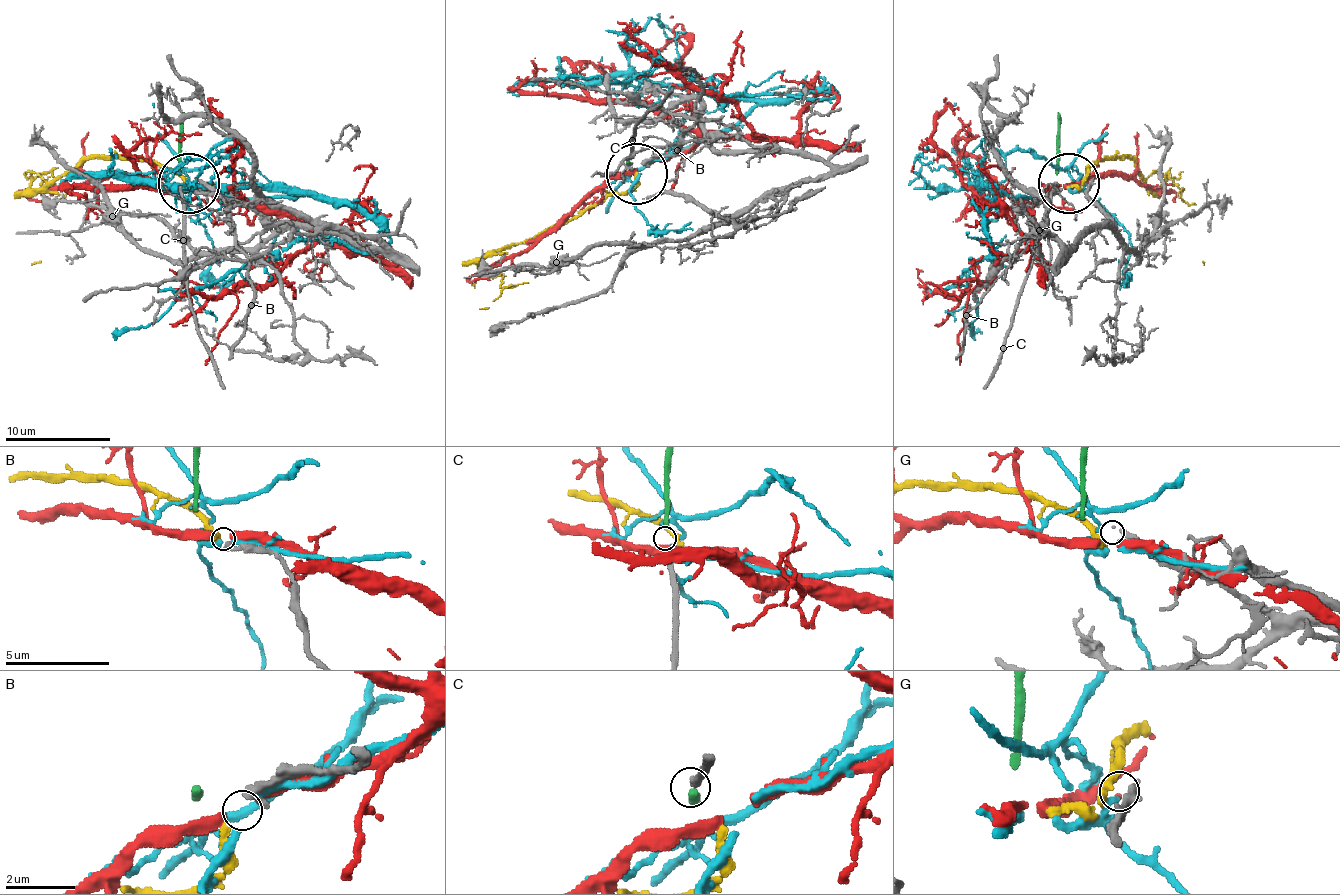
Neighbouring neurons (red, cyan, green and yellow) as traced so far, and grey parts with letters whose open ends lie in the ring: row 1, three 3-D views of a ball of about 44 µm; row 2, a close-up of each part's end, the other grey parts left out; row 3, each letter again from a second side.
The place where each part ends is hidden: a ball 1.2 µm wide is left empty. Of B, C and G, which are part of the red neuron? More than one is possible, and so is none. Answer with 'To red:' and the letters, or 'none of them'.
To red: none of them

